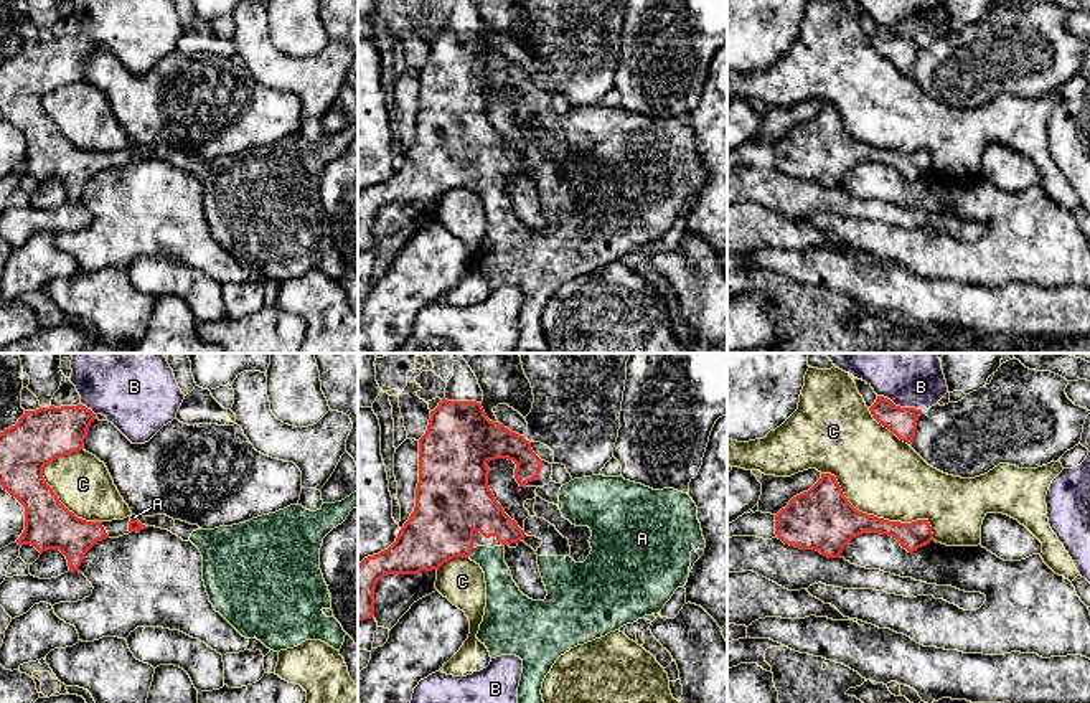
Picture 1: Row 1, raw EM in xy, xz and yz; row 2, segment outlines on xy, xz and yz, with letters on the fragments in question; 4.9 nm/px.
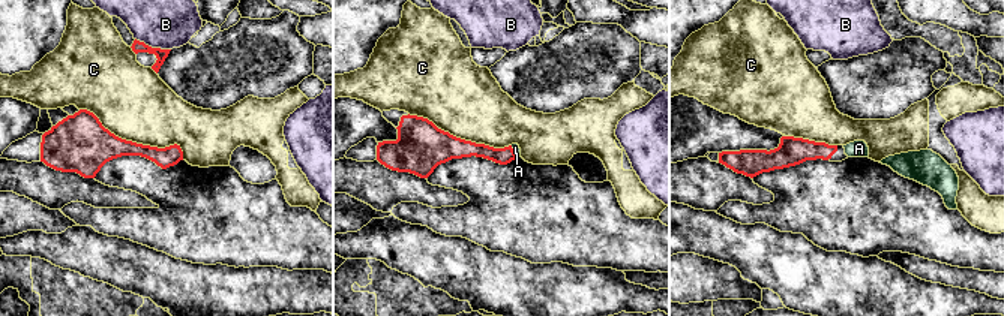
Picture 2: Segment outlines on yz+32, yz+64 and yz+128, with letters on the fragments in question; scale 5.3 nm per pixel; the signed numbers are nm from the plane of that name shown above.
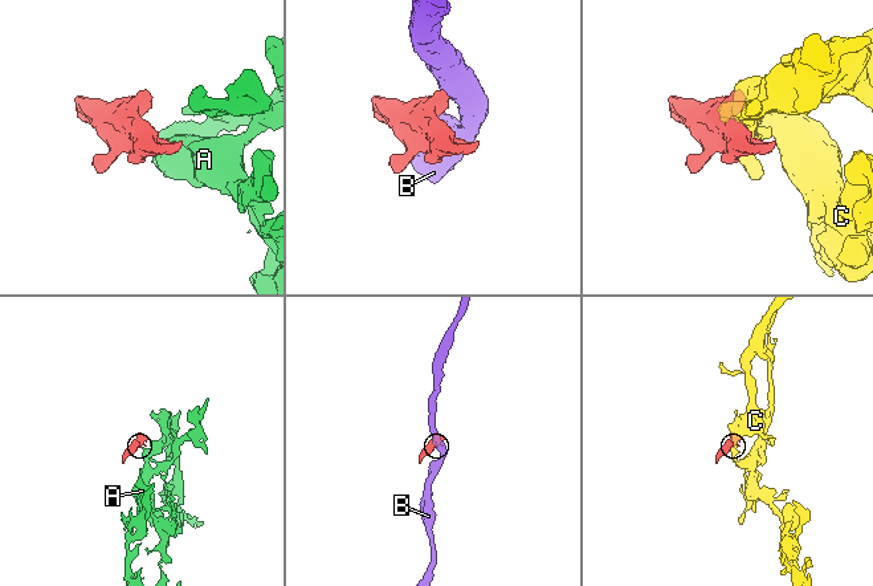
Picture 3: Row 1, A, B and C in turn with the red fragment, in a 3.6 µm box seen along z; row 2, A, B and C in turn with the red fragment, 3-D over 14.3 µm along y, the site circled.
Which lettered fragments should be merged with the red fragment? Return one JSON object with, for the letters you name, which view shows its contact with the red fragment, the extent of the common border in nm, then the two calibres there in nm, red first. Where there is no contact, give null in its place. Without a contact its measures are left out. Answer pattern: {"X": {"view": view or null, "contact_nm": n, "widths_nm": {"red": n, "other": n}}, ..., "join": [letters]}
{"A": {"view": "xz", "contact_nm": 60, "widths_nm": {"red": 340, "other": 160}}, "join": ["A"]}

